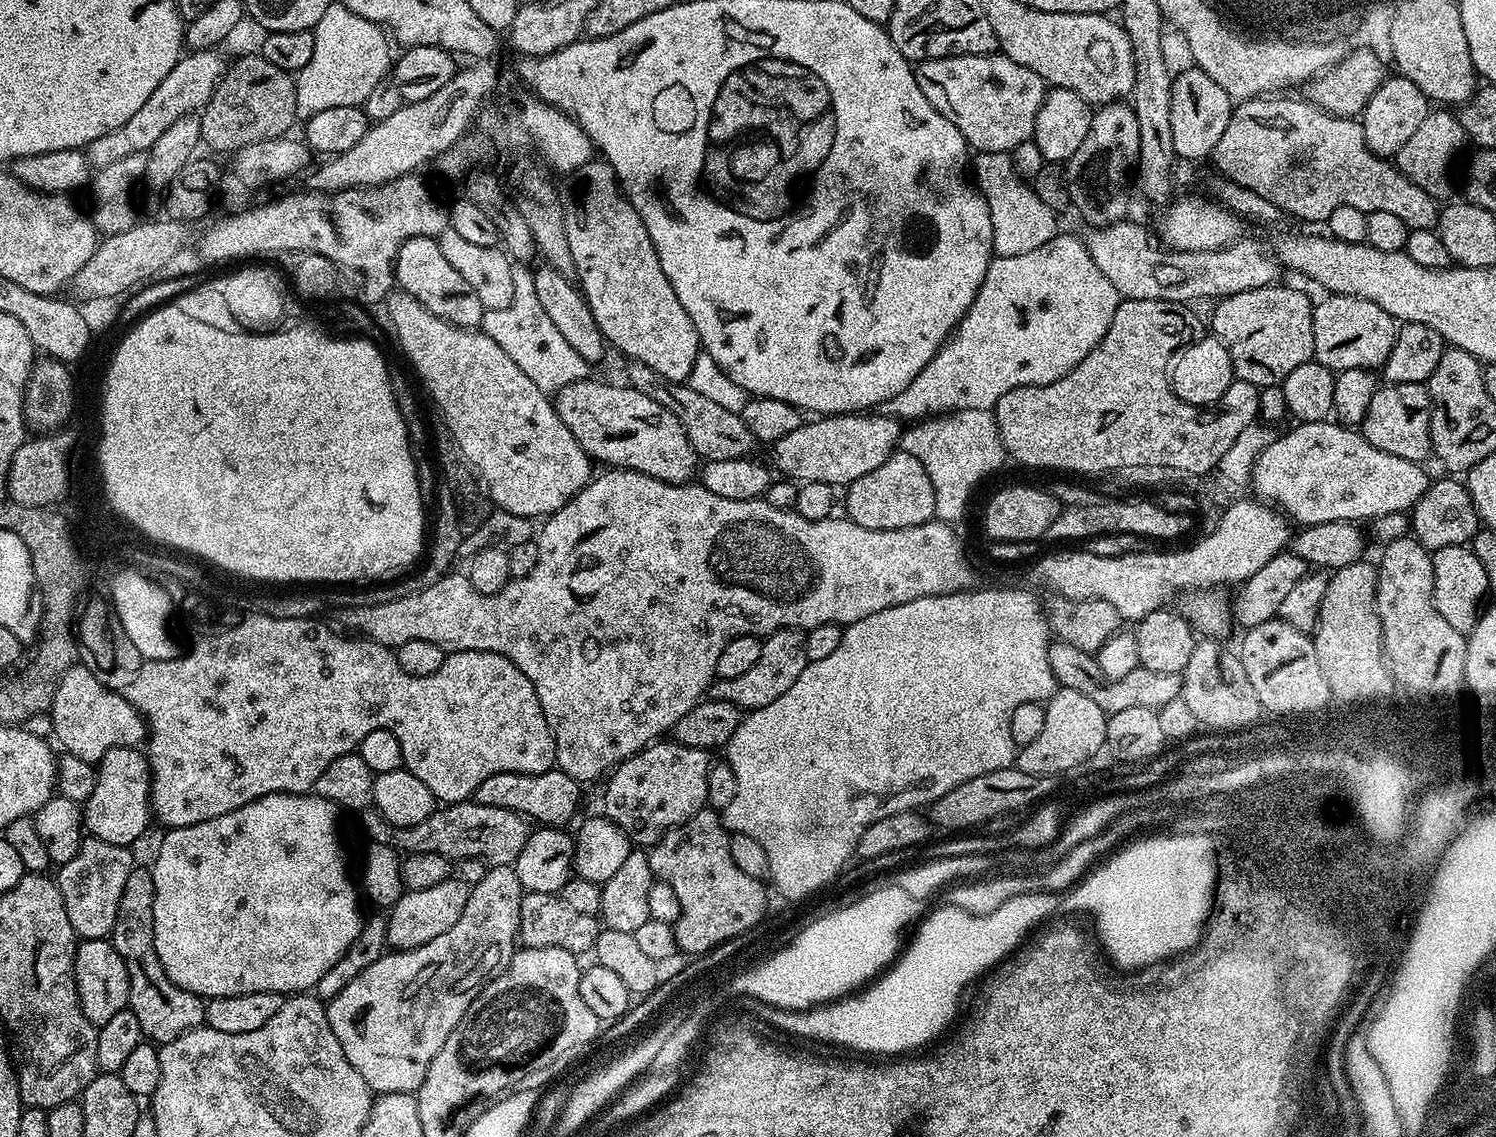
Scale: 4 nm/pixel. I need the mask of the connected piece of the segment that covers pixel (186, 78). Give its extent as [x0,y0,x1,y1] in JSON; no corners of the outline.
[87,50,226,169]

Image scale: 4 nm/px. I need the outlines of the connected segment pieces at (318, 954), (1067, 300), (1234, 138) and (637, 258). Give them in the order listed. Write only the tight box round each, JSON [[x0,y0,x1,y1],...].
[[151,792,366,998],[887,234,1120,422],[1210,98,1438,230],[559,158,702,381]]

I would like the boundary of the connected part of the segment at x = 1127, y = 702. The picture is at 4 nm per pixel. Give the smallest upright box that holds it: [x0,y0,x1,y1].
[1048,640,1182,714]

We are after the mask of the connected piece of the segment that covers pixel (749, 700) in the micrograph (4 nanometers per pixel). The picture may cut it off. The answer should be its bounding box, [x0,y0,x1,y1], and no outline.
[707,627,808,710]

